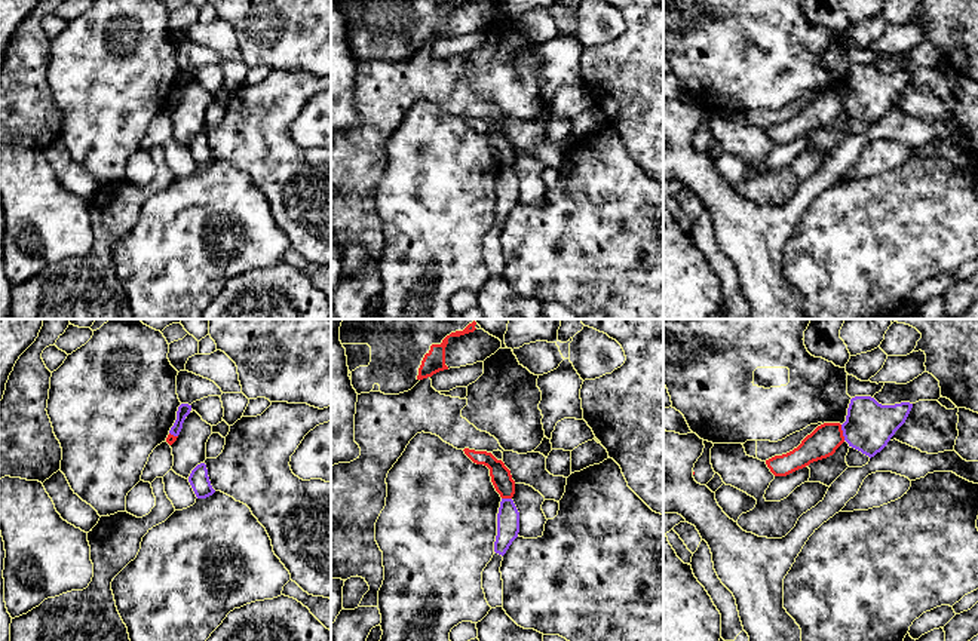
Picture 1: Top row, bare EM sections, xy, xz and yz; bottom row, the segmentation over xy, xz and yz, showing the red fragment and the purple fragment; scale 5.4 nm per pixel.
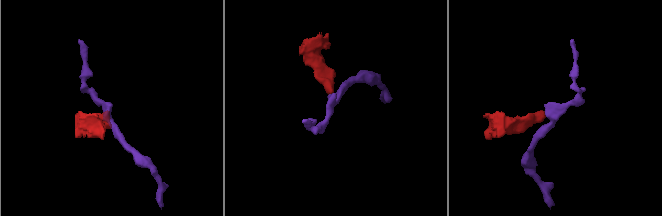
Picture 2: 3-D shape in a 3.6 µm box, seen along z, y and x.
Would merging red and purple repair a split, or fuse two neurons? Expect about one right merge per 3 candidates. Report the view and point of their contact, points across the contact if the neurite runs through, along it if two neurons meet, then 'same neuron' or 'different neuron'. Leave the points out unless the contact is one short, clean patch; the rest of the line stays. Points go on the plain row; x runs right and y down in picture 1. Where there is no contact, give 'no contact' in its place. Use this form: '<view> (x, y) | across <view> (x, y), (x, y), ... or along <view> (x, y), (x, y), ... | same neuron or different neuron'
yz (842, 100) | along yz (840, 92), (845, 107) | different neuron

